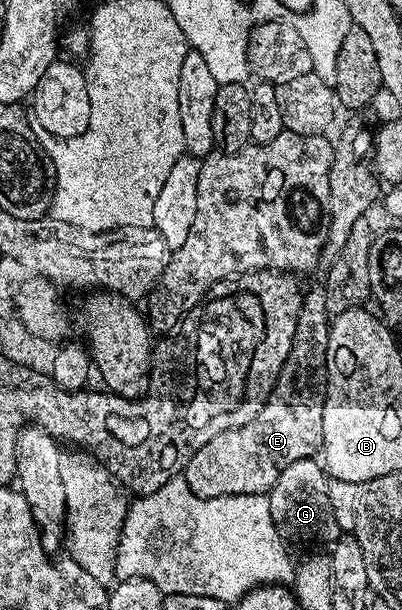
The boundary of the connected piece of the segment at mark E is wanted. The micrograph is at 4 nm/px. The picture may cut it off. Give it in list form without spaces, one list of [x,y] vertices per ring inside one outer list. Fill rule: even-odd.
[[[323,290],[308,291],[296,322],[292,352],[260,416],[241,427],[206,441],[184,466],[182,478],[198,497],[217,499],[223,495],[263,495],[290,465],[321,454],[322,413],[328,395],[328,328],[330,316]]]

